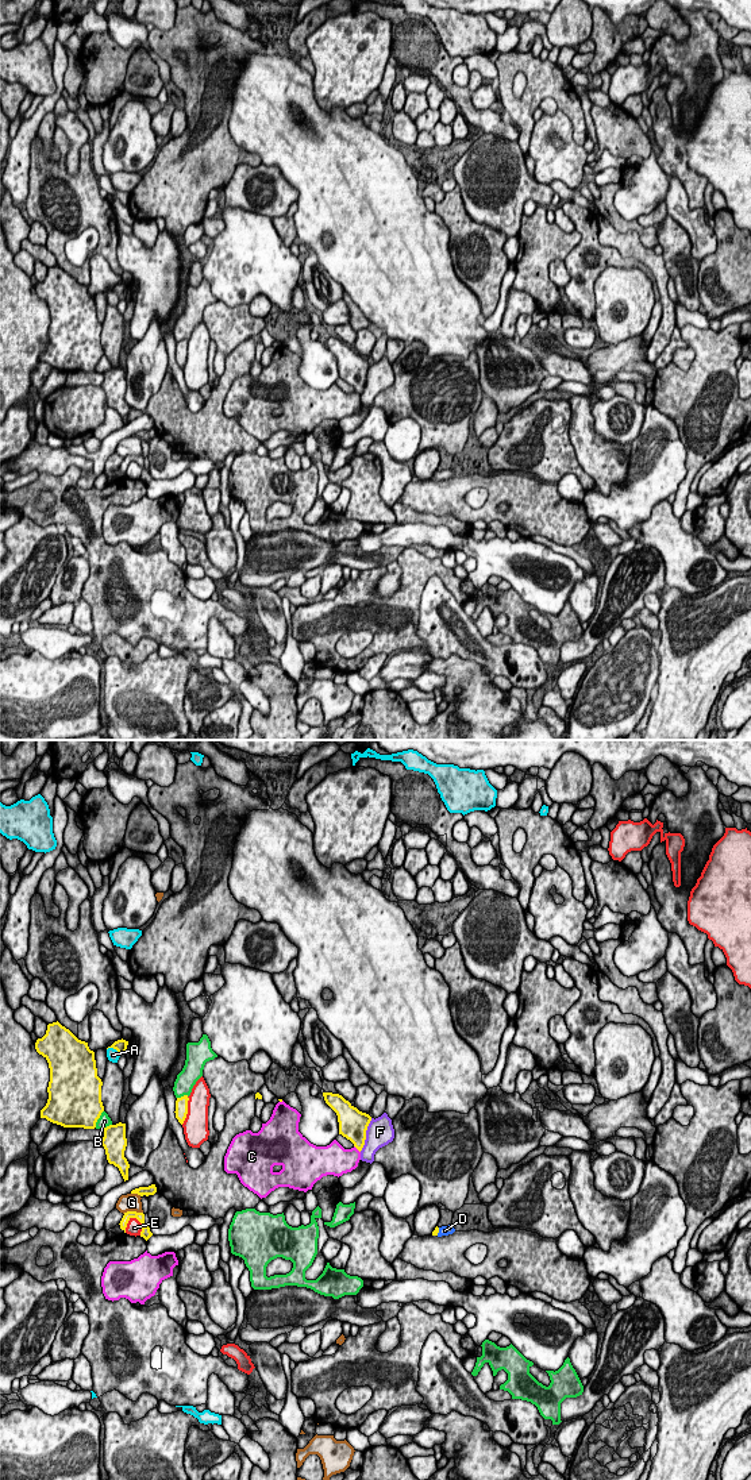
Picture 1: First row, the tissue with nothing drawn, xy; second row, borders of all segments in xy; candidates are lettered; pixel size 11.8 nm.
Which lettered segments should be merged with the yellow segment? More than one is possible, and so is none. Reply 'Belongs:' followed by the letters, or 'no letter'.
Belongs: D

